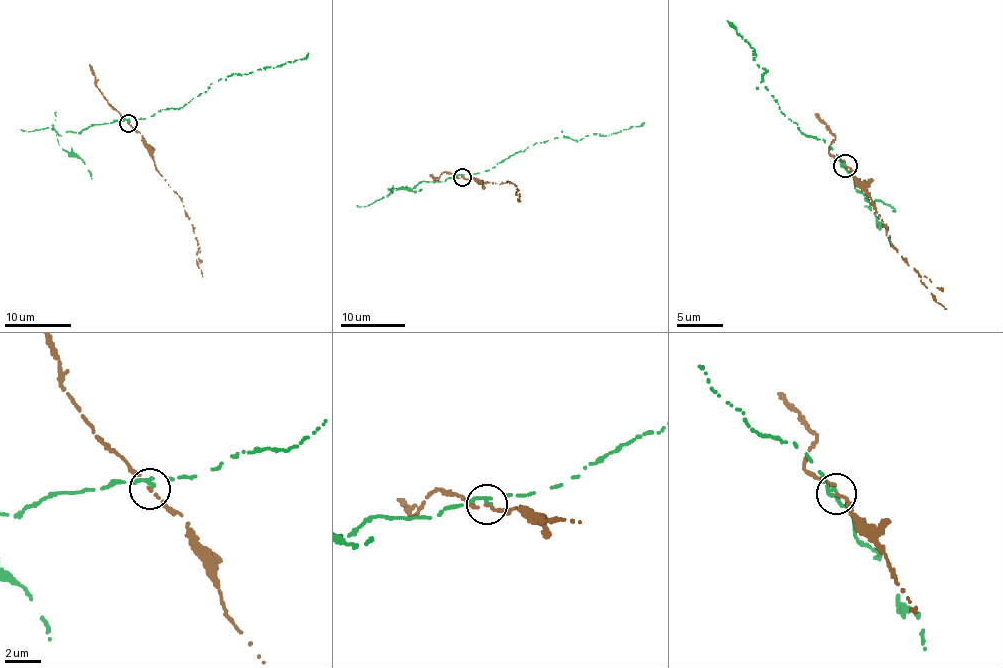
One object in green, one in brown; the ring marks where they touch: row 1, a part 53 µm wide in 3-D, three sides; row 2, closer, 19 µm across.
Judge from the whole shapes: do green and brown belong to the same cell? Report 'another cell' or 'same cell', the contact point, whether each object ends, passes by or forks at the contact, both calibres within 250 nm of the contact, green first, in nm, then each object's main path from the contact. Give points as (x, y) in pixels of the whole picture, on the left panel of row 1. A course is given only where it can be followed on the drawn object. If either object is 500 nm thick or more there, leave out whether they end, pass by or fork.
another cell | (128, 123) | green passes by | brown passes by | 170/140 nm | green via (128, 122), (183, 107), (229, 75), (282, 66), (303, 59), (309, 52) | brown via (128, 122), (142, 135), (142, 143), (151, 154), (156, 170), (184, 205), (197, 240), (198, 266), (202, 277)

